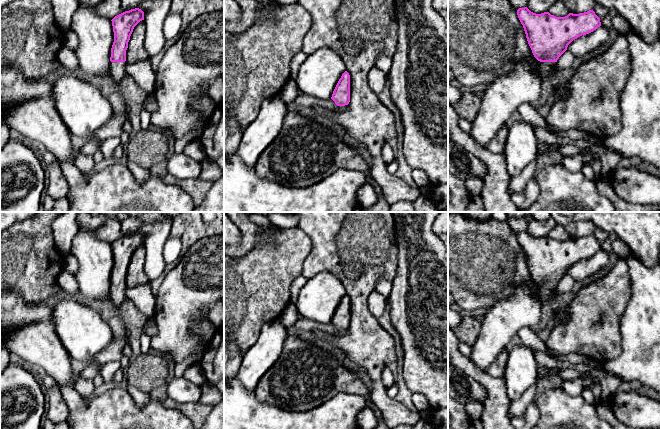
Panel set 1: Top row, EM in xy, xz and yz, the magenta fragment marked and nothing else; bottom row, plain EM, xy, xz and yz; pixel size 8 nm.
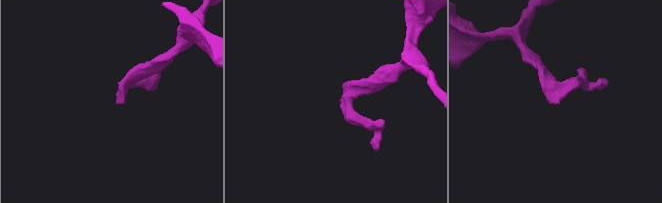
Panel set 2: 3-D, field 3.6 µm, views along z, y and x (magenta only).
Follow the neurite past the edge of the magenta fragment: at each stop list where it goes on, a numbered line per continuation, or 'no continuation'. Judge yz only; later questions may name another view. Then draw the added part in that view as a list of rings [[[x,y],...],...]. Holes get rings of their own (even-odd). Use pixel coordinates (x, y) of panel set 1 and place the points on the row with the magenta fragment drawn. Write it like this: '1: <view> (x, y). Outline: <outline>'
1: yz (546, 69). Outline: [[[541,62],[539,66],[539,73],[544,78],[550,78],[555,72],[558,72],[555,69],[556,62]]]

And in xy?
1: xy (117, 71). Outline: [[[111,62],[108,75],[114,83],[118,83],[126,76],[127,62]]]

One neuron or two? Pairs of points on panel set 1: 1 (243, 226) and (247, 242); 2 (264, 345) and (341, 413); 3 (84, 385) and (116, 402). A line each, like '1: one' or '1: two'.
1: one
2: two
3: two

